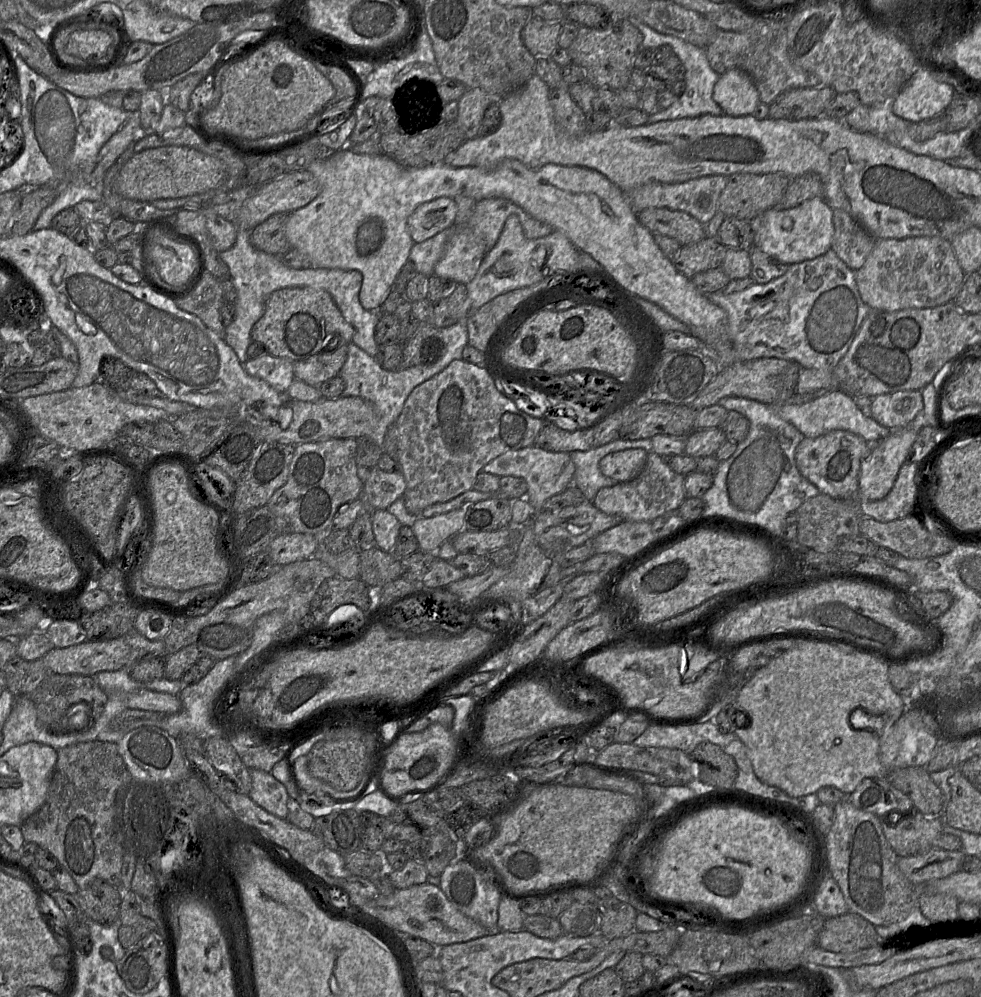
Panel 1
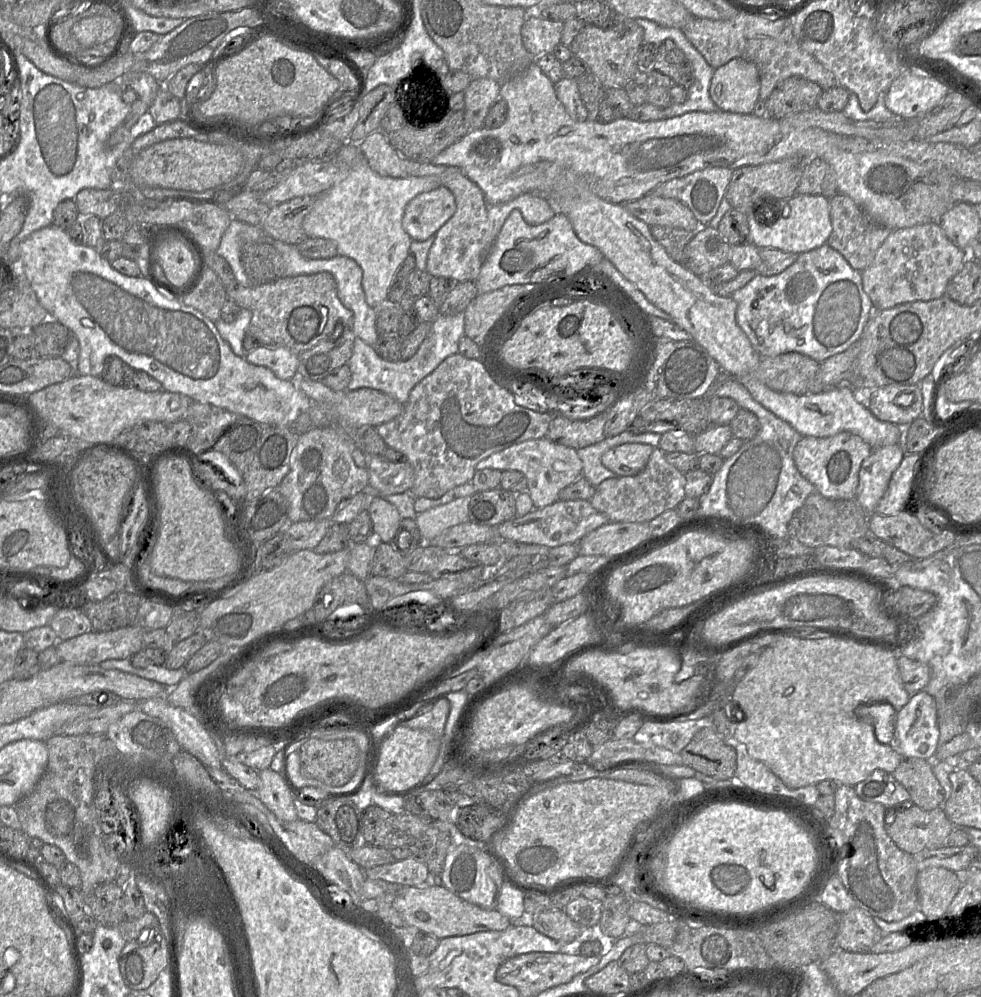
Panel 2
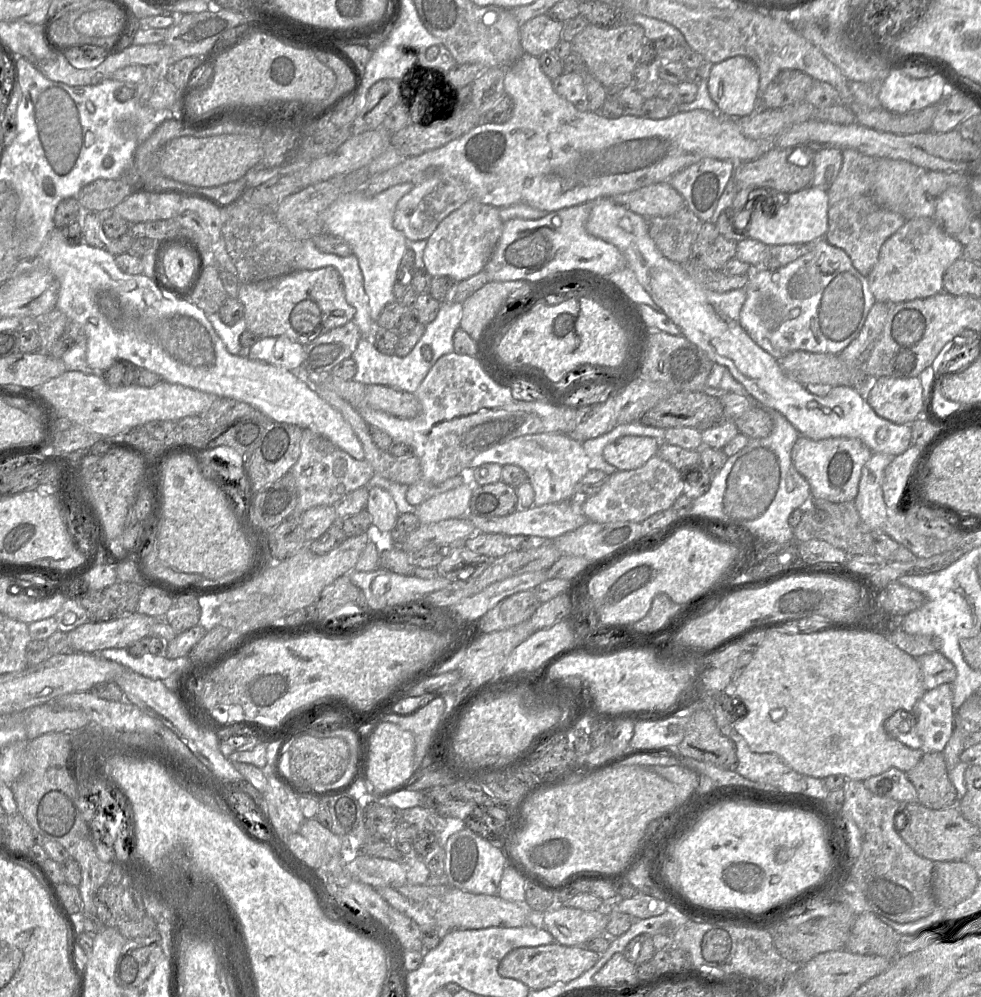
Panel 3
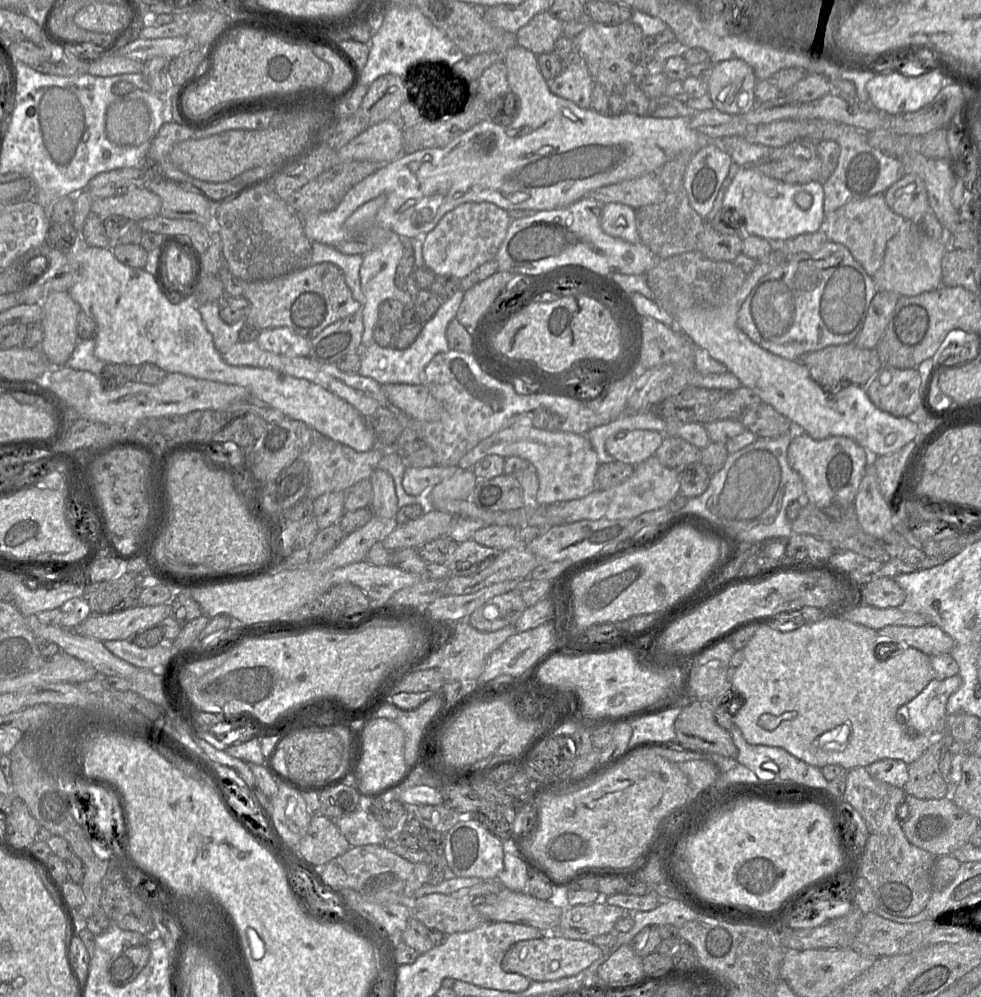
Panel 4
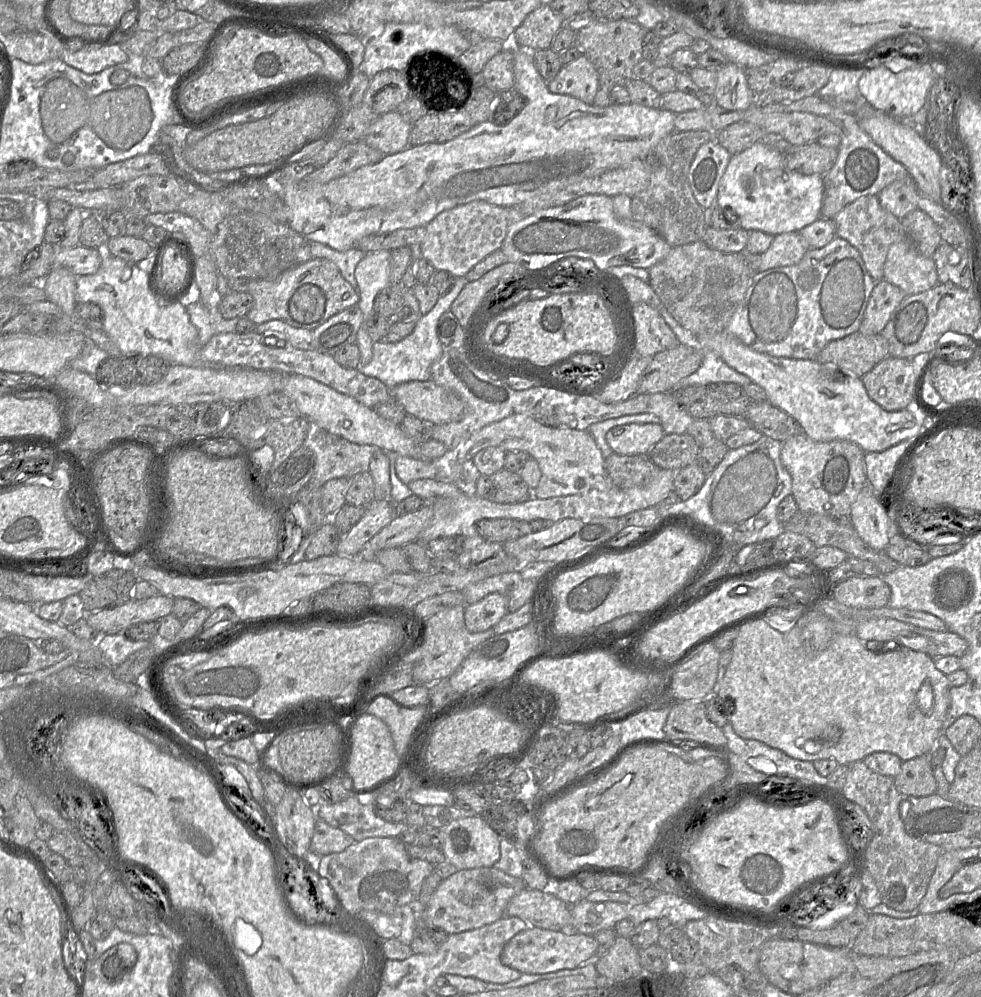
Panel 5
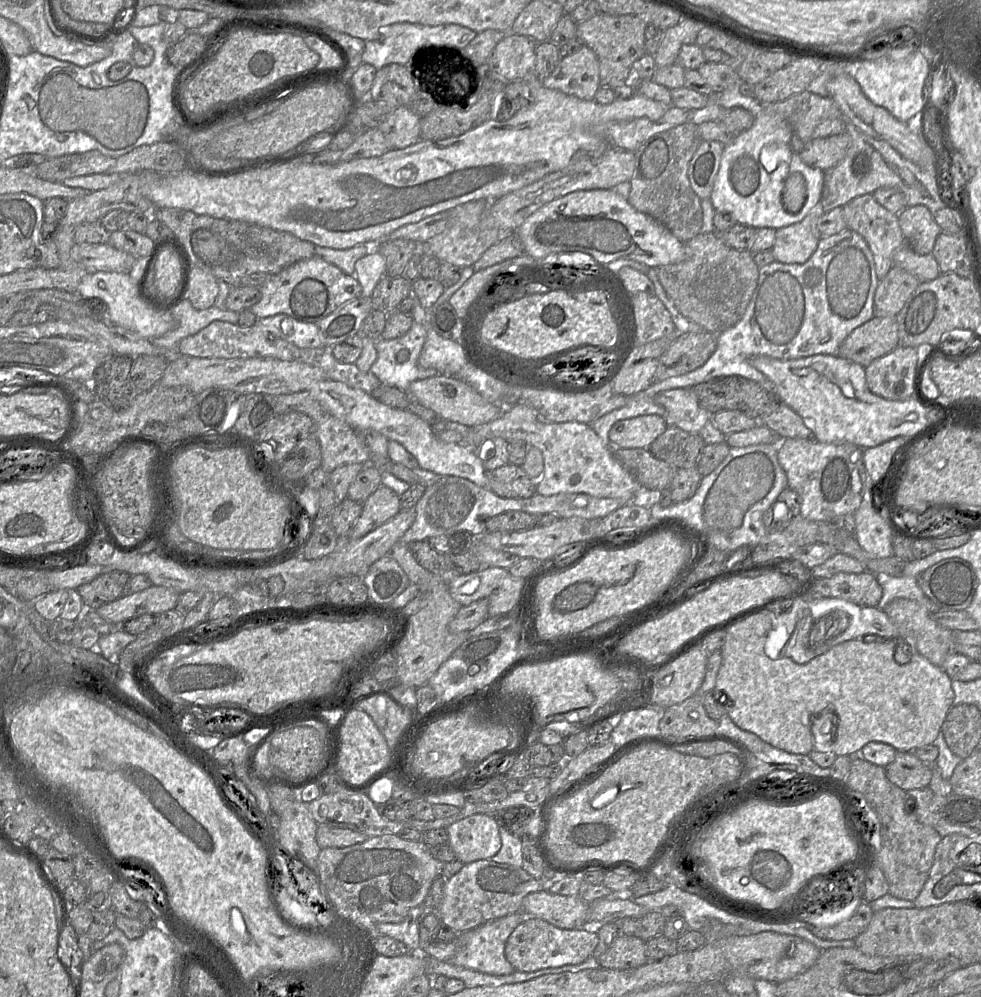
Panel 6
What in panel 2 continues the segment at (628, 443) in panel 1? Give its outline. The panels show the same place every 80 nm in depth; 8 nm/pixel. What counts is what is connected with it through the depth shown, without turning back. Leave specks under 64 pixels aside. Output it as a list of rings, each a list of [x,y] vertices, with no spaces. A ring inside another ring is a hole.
[[[626,430],[616,436],[607,437],[596,444],[580,448],[577,450],[577,455],[582,461],[582,476],[597,487],[604,480],[617,476],[602,464],[601,456],[605,451],[625,443],[644,443],[658,447],[660,438],[661,434],[658,433],[634,434]]]

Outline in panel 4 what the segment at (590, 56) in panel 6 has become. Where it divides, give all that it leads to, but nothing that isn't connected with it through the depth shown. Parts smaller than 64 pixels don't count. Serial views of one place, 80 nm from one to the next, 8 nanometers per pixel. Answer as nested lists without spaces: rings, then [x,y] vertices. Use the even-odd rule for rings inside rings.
[[[584,63],[571,65],[548,82],[549,90],[580,108],[591,108],[594,81]]]

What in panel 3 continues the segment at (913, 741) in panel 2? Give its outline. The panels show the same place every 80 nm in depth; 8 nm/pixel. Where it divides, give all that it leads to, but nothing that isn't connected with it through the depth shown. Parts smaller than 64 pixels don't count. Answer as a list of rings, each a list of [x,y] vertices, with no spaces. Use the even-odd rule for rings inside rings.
[[[944,683],[932,689],[927,689],[925,694],[915,704],[913,709],[916,719],[915,733],[921,740],[920,748],[924,753],[941,752],[951,737],[955,715],[952,701],[953,684]]]

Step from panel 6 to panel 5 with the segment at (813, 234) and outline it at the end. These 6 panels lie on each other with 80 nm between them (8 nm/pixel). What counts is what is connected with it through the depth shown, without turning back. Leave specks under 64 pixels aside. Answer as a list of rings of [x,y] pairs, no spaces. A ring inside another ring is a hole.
[[[799,232],[776,235],[768,250],[761,255],[761,264],[755,270],[755,273],[775,267],[797,264],[809,249],[808,242]]]

